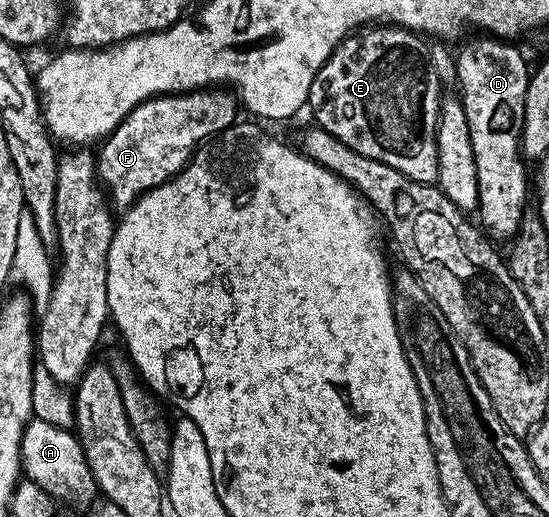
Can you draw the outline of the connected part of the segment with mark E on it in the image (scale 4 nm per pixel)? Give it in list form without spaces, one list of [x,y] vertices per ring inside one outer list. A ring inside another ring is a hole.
[[[375,23],[369,27],[363,27],[349,35],[341,41],[332,51],[332,55],[316,71],[316,79],[312,79],[310,88],[310,99],[308,109],[314,112],[313,120],[317,124],[323,125],[340,143],[348,143],[352,151],[360,151],[360,155],[368,155],[368,159],[376,159],[380,163],[388,163],[388,167],[396,167],[408,179],[416,179],[425,185],[437,182],[438,180],[438,148],[436,147],[436,135],[438,134],[438,107],[440,104],[440,82],[438,72],[434,70],[434,64],[430,58],[430,45],[419,34],[411,29],[402,29],[398,25],[389,23]]]

